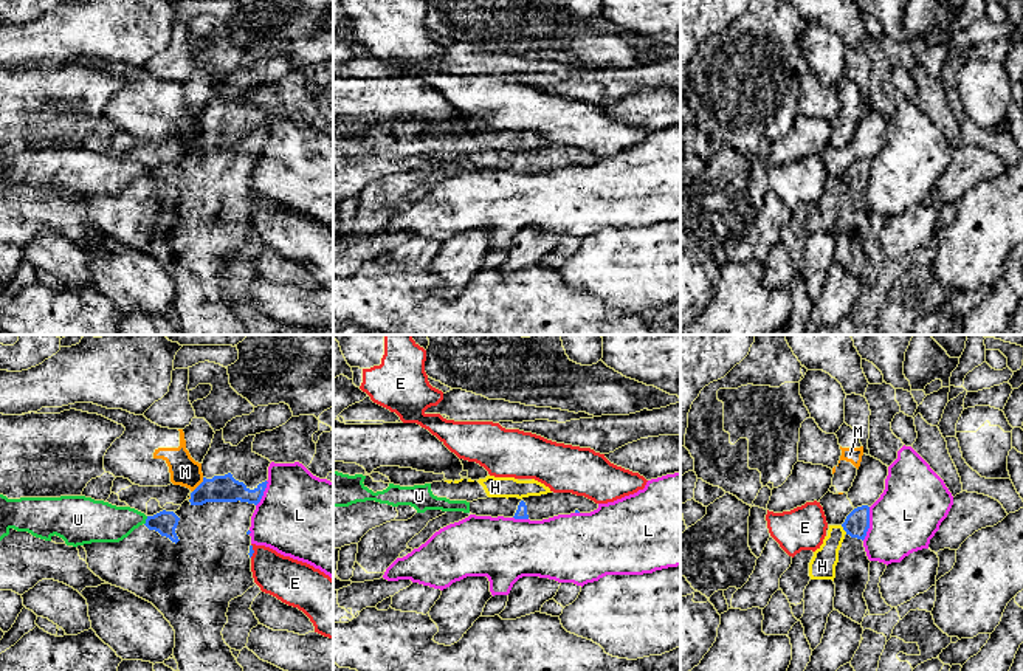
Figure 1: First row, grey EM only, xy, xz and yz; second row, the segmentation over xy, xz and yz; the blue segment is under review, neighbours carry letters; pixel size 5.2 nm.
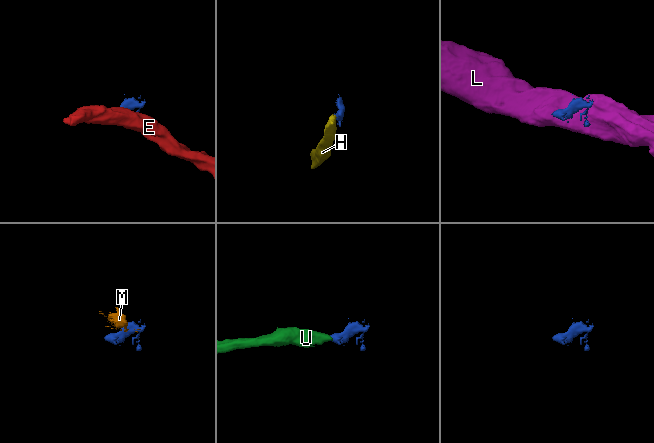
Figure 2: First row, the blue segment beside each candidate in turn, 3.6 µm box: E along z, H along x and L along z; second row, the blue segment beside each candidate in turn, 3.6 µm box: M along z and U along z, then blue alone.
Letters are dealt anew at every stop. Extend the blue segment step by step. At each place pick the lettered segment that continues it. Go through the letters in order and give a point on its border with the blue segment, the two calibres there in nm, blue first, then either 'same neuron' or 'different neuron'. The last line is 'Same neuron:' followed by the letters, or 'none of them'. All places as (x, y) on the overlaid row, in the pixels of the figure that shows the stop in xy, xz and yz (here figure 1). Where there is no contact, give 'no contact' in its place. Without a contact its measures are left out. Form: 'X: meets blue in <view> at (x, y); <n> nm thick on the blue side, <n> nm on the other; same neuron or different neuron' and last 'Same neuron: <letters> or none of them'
E: meets blue in xy at (253, 550); 20 nm thick on the blue side, 220 nm on the other; different neuron
H: meets blue in yz at (843, 529); 130 nm thick on the blue side, 140 nm on the other; different neuron
L: meets blue in yz at (868, 524); 130 nm thick on the blue side, 340 nm on the other; different neuron
M: meets blue in xy at (199, 485); 140 nm thick on the blue side, 150 nm on the other; different neuron
U: meets blue in xy at (146, 521); 120 nm thick on the blue side, 220 nm on the other; different neuron
Same neuron: none of them

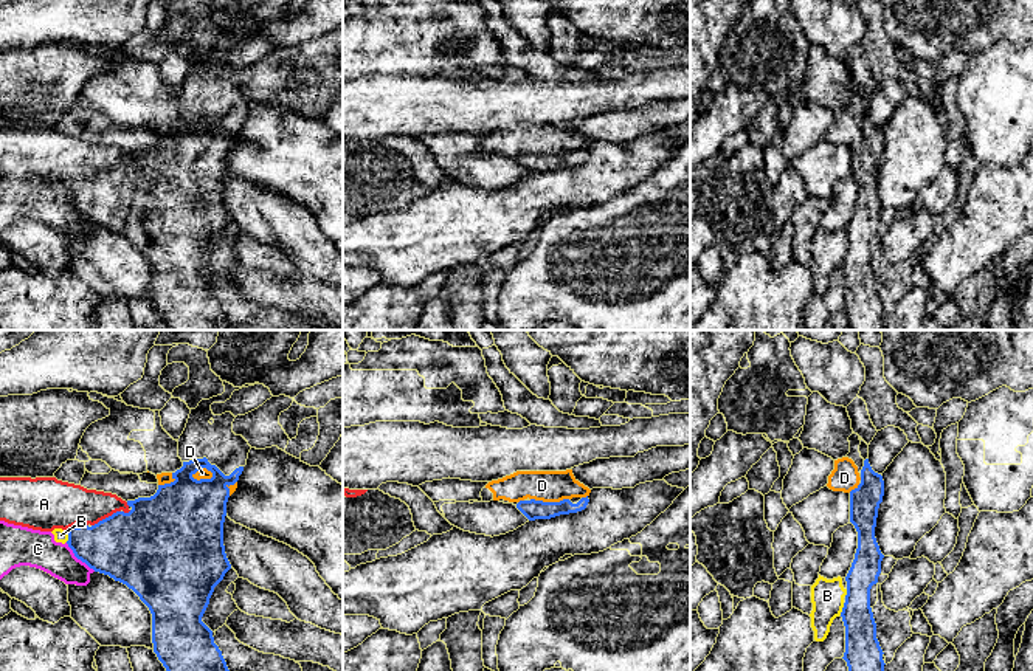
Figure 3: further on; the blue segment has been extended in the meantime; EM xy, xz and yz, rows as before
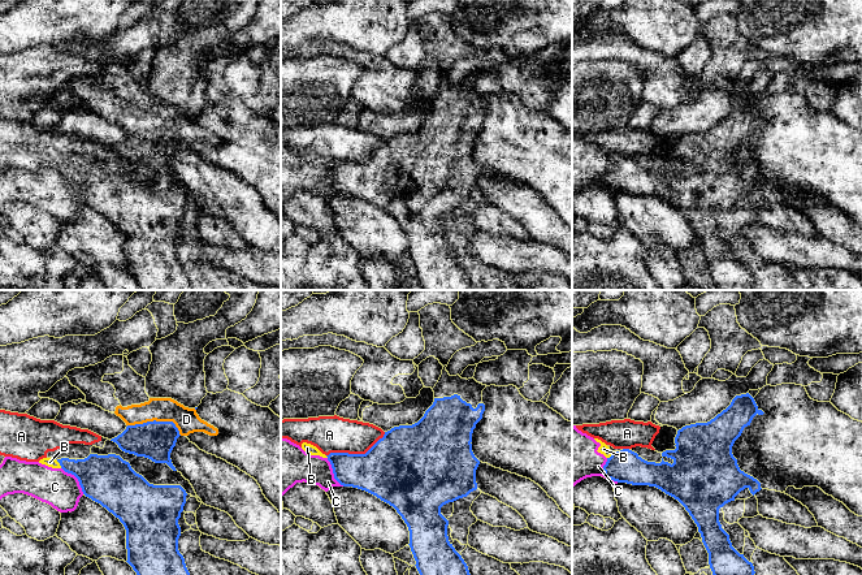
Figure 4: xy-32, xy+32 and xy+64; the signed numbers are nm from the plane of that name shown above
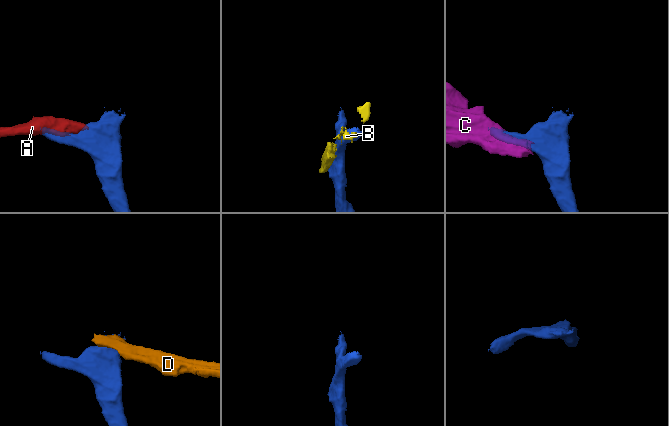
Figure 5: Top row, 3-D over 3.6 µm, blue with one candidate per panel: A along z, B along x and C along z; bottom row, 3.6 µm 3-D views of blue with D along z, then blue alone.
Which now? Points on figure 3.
A: meets blue in xy at (106, 518); 420 nm thick on the blue side, 240 nm on the other; different neuron
B: meets blue in xy at (69, 536); 300 nm thick on the blue side, 70 nm on the other; different neuron
C: meets blue in xy at (79, 558); 360 nm thick on the blue side, 190 nm on the other; different neuron
D: meets blue in xy at (202, 479); 420 nm thick on the blue side, 60 nm on the other; different neuron
Same neuron: none of them

